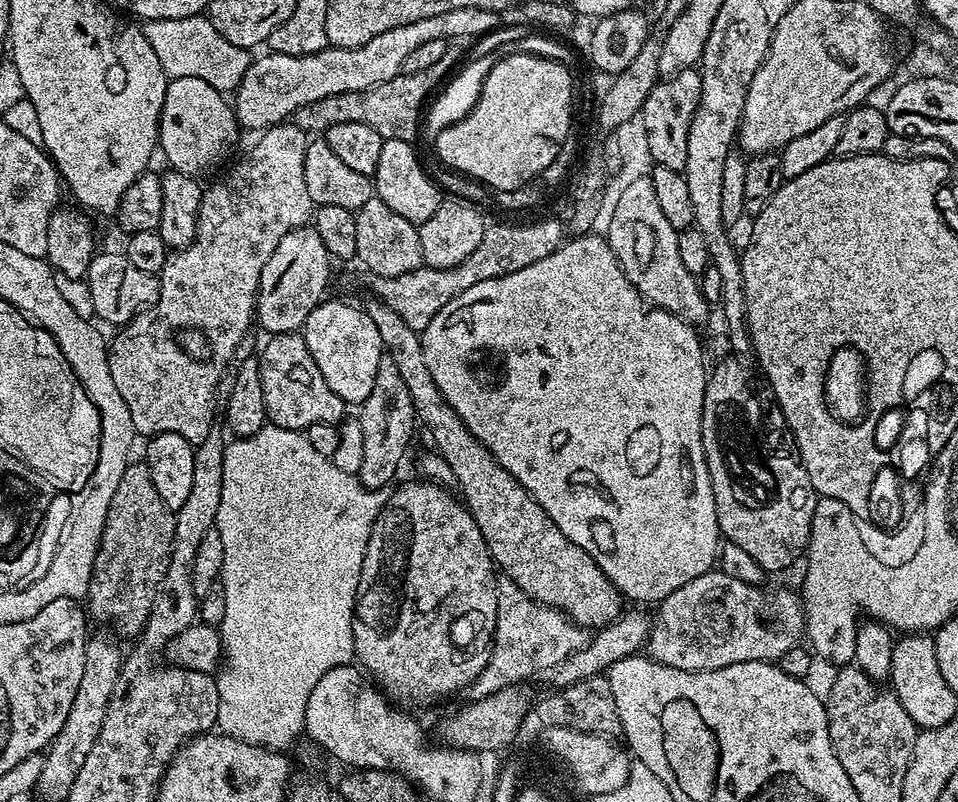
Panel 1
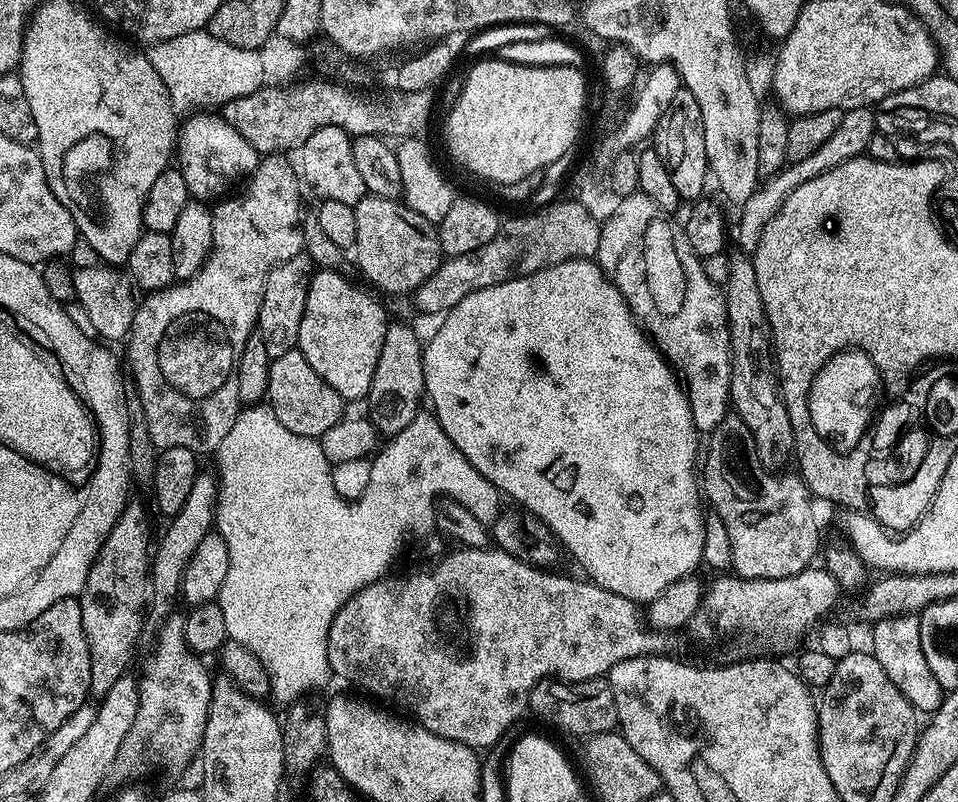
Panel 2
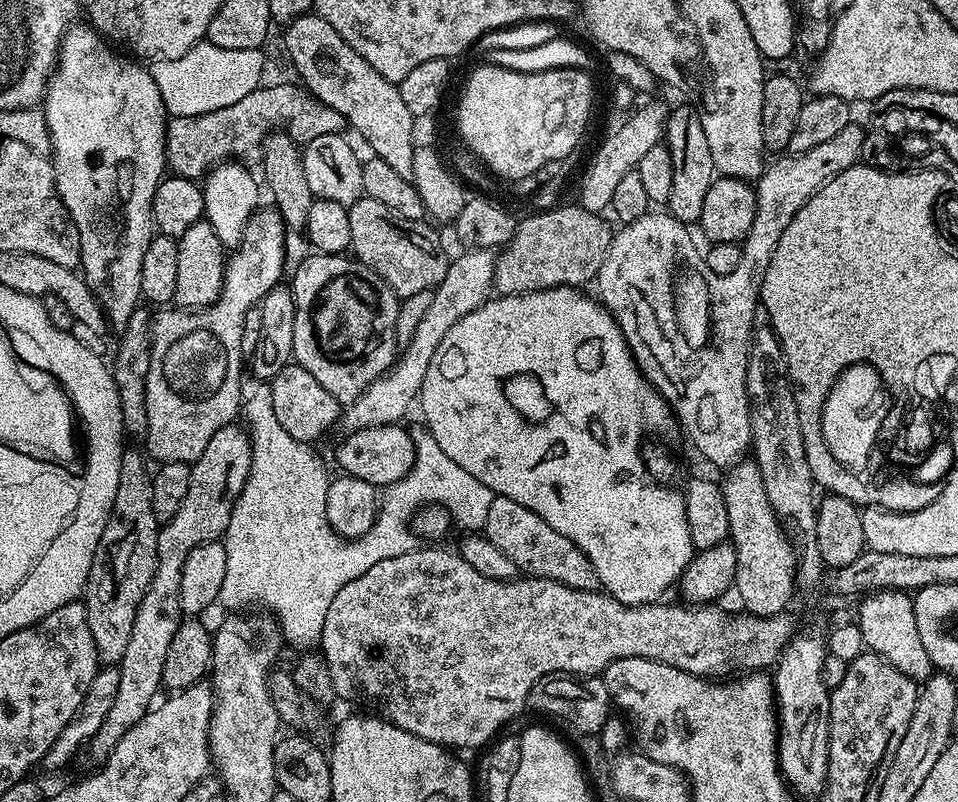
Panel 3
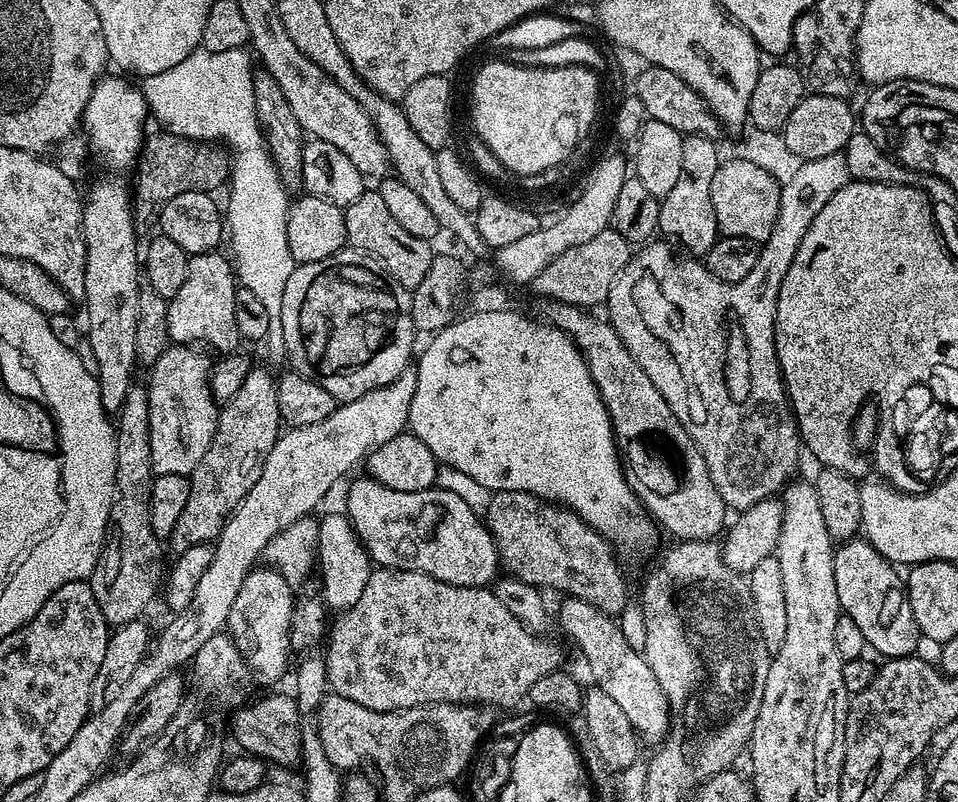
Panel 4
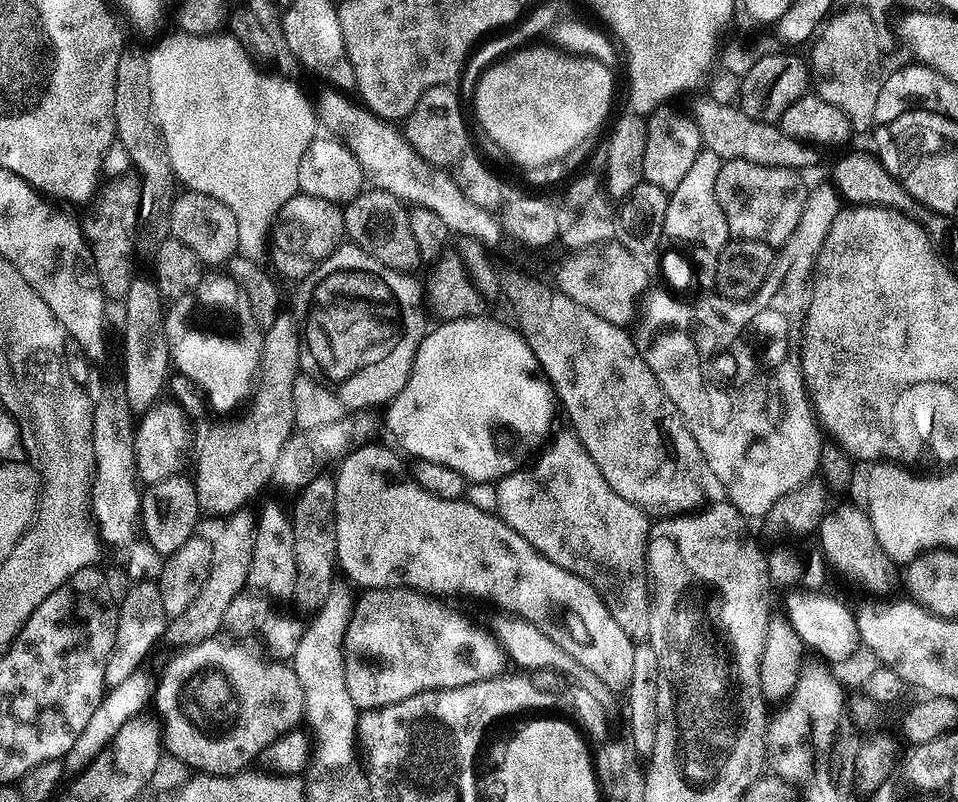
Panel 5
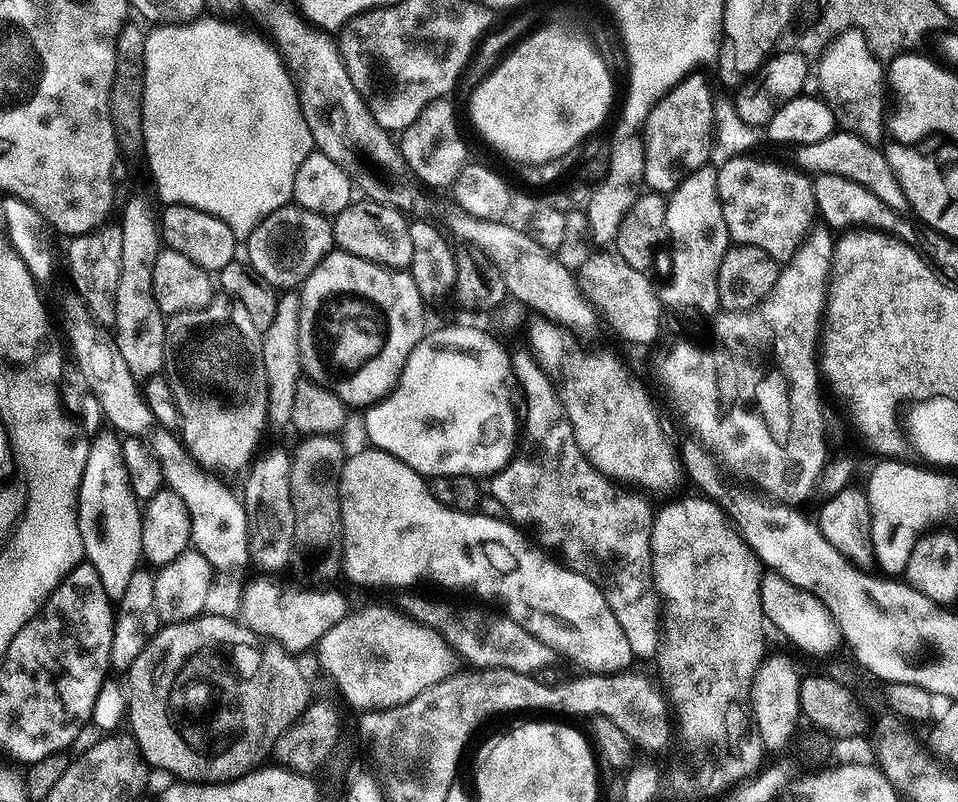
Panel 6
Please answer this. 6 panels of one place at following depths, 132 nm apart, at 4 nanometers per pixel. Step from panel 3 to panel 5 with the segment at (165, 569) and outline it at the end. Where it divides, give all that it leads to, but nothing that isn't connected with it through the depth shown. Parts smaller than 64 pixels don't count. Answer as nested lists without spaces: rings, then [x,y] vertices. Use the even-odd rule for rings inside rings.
[[[280,314],[276,317],[274,326],[270,326],[264,333],[264,345],[260,351],[260,365],[258,383],[250,396],[248,409],[241,416],[233,420],[220,420],[217,424],[208,424],[200,433],[194,436],[194,456],[196,452],[196,472],[194,483],[197,500],[200,503],[201,513],[219,518],[227,518],[233,512],[241,511],[247,500],[252,500],[264,488],[267,480],[274,476],[278,454],[282,446],[294,435],[292,423],[292,387],[300,367],[300,339],[298,326],[293,317]]]

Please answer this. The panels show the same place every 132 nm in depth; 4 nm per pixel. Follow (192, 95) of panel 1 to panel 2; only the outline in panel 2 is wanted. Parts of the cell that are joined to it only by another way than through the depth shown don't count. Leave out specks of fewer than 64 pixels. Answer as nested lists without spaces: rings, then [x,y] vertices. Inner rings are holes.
[[[200,110],[192,116],[188,121],[181,123],[178,128],[178,139],[174,145],[175,155],[180,156],[178,161],[178,167],[182,178],[186,178],[186,186],[188,187],[189,193],[195,199],[201,202],[211,201],[211,196],[220,198],[225,195],[224,187],[227,186],[231,180],[241,178],[247,178],[255,172],[257,166],[260,165],[262,156],[261,153],[256,151],[255,146],[248,141],[242,134],[238,134],[238,130],[233,126],[231,120],[225,120],[223,115],[216,114],[211,116],[213,113],[208,110]]]

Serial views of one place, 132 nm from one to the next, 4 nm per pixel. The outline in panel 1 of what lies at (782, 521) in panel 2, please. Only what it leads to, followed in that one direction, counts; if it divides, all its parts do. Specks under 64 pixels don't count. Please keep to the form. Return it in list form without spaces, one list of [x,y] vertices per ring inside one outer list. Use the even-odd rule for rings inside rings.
[[[728,354],[725,360],[720,360],[708,374],[708,385],[706,386],[706,394],[704,395],[704,409],[702,410],[702,446],[704,447],[704,461],[708,467],[710,474],[710,482],[714,490],[714,506],[718,514],[718,526],[720,527],[721,537],[727,543],[734,546],[740,546],[754,558],[760,567],[764,568],[765,573],[780,572],[783,568],[788,568],[796,559],[805,555],[808,547],[808,539],[810,538],[810,526],[814,518],[814,506],[818,499],[814,486],[810,482],[810,474],[804,469],[796,450],[796,440],[792,436],[792,432],[788,428],[786,418],[782,414],[782,410],[776,407],[775,403],[763,400],[758,393],[752,389],[752,372],[743,364],[743,359],[737,358],[735,355]]]

